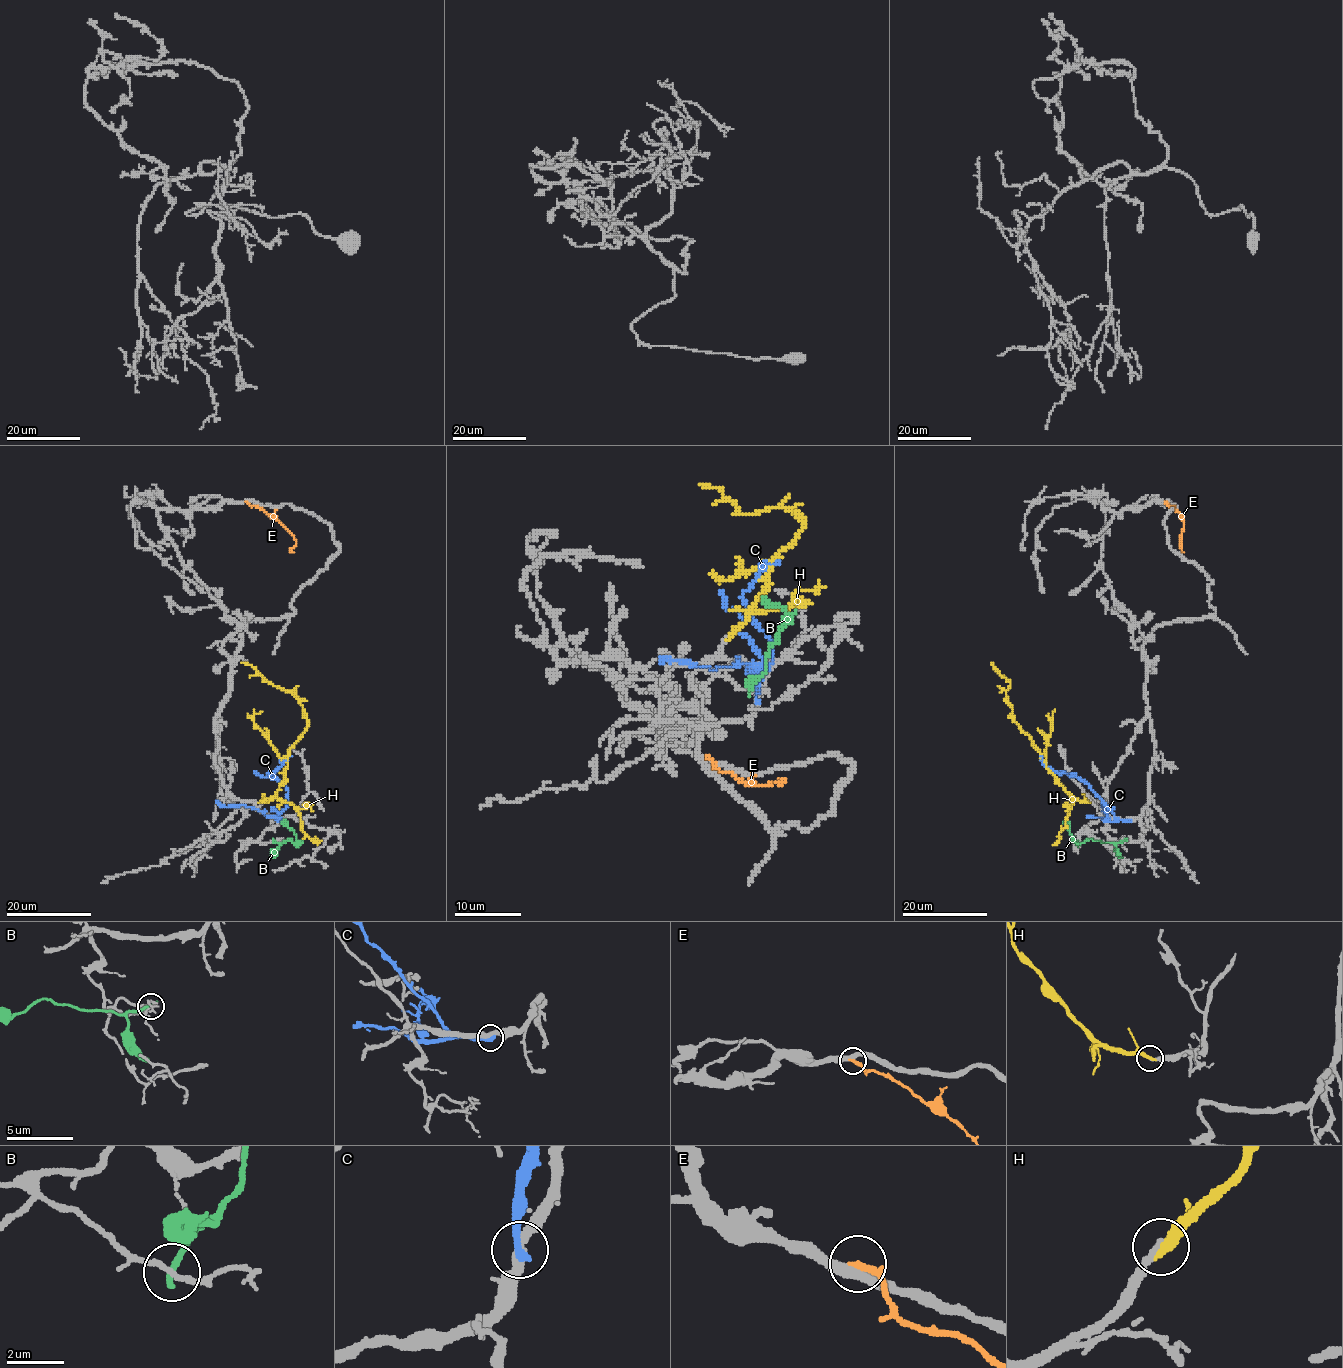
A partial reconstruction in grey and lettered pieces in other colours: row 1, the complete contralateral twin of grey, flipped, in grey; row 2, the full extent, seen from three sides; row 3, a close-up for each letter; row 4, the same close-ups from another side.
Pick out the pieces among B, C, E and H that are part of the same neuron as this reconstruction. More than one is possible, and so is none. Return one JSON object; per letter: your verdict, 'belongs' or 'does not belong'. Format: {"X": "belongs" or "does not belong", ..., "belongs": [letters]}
{"B": "does not belong", "C": "does not belong", "E": "does not belong", "H": "belongs", "belongs": ["H"]}

